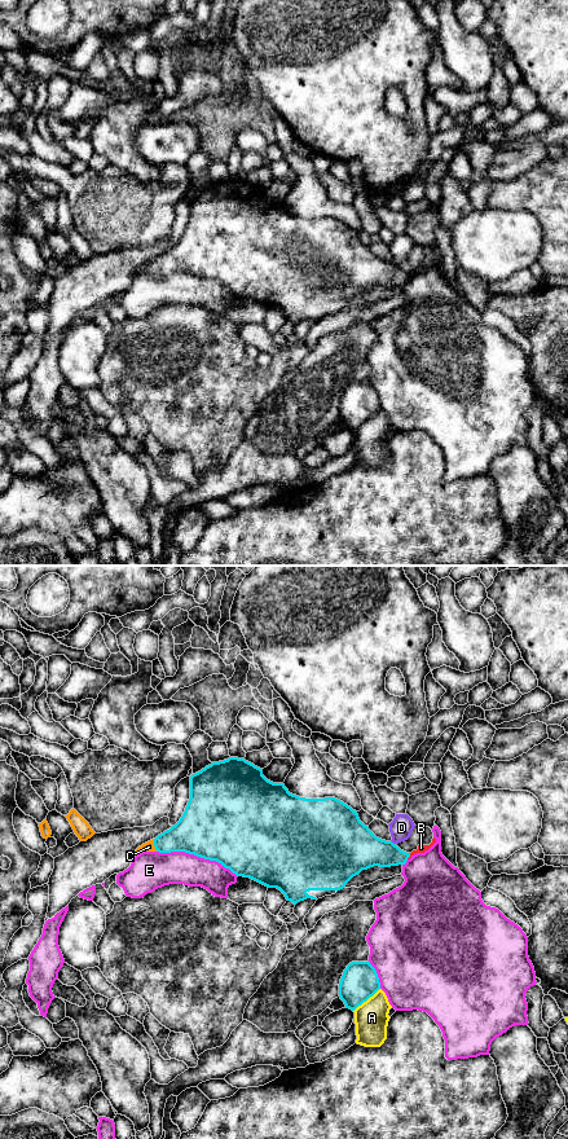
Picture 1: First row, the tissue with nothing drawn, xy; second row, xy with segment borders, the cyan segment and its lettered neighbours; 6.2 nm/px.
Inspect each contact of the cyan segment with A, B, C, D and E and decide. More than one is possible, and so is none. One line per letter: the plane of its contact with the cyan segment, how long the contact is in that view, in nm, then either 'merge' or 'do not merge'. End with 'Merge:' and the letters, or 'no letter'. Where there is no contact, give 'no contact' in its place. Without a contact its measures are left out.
A: meets cyan in xy; contact 220 nm long; do not merge
B: meets cyan in xy; contact 50 nm long; merge
C: meets cyan in xy; contact 80 nm long; merge
D: meets cyan in xy; contact 40 nm long; do not merge
E: meets cyan in xy; contact 550 nm long; do not merge
Merge: B, C

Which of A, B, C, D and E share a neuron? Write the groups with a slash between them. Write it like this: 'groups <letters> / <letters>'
groups A / B C / D / E

